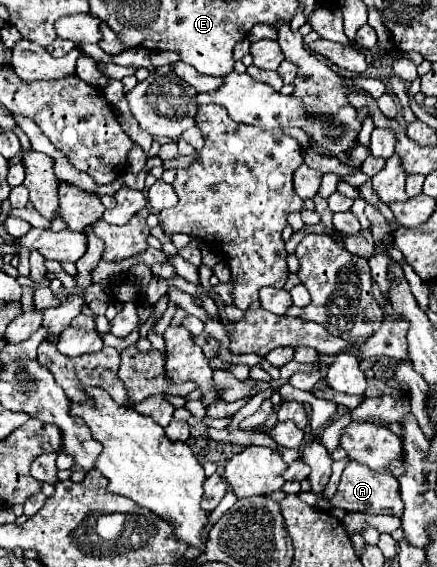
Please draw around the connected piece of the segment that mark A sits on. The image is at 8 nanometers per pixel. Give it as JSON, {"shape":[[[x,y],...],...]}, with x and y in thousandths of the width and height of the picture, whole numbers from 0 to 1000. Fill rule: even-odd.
{"shape":[[[810,811],[796,815],[783,847],[773,854],[773,864],[760,878],[741,878],[751,896],[778,896],[792,903],[838,903],[838,907],[902,907],[902,910],[920,910],[924,889],[915,882],[915,868],[911,868],[911,847],[892,836],[892,832],[874,832],[874,829],[847,829],[833,818],[819,818]]]}

